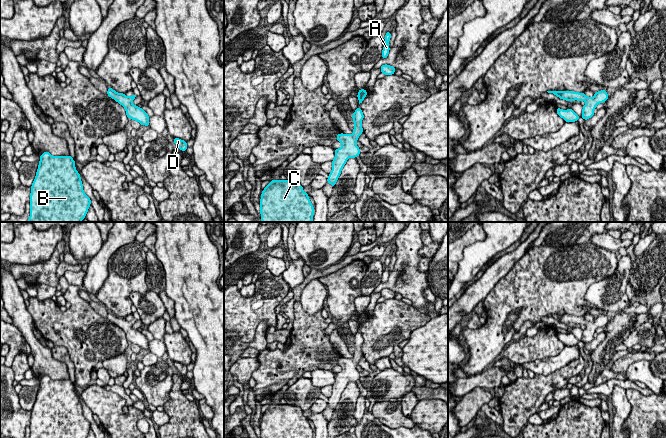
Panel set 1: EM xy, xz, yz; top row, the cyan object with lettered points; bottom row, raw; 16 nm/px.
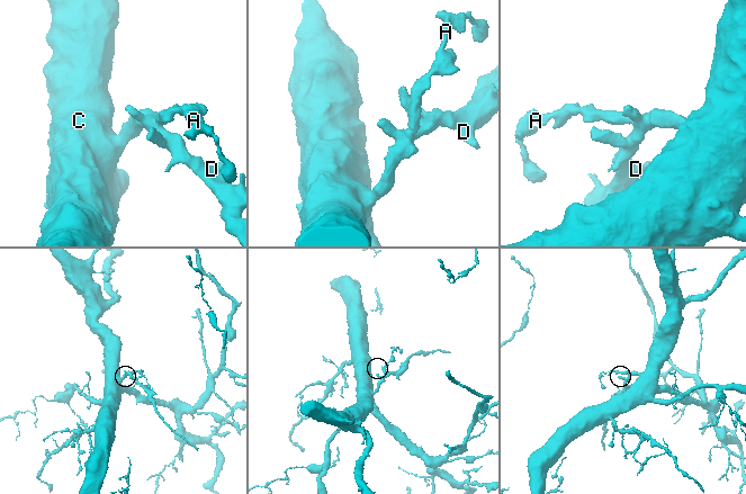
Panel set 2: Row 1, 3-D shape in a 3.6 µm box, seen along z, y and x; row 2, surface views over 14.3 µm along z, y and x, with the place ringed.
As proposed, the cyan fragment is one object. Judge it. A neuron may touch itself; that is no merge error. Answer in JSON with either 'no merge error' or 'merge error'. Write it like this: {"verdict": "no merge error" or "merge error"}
{"verdict": "no merge error"}

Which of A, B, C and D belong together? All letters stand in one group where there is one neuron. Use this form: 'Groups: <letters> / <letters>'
Groups: A B C D

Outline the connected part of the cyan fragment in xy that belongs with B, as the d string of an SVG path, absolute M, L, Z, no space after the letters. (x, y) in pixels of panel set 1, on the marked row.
M45 151L40 156L29 203L30 217L27 222L81 222L85 218L91 200L83 191L80 174L70 155L52 156Z

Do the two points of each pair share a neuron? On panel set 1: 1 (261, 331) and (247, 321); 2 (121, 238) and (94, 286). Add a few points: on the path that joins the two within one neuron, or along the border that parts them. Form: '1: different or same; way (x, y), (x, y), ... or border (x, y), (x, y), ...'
1: different; border (266, 320), (249, 342), (234, 331)
2: same; way (109, 249), (101, 258), (96, 274)

